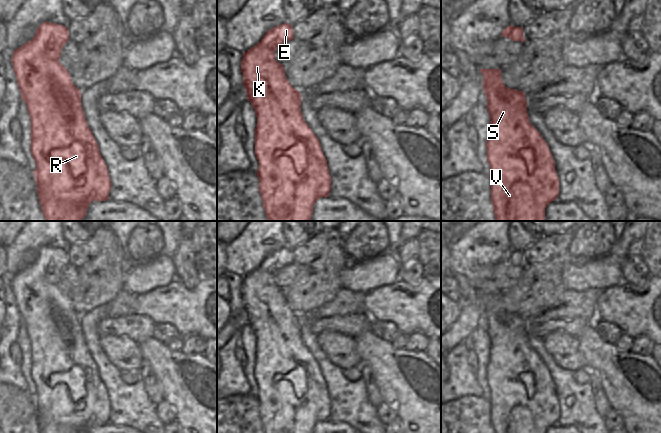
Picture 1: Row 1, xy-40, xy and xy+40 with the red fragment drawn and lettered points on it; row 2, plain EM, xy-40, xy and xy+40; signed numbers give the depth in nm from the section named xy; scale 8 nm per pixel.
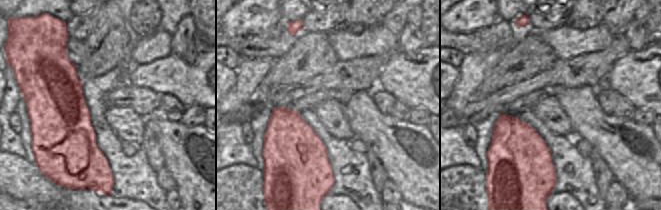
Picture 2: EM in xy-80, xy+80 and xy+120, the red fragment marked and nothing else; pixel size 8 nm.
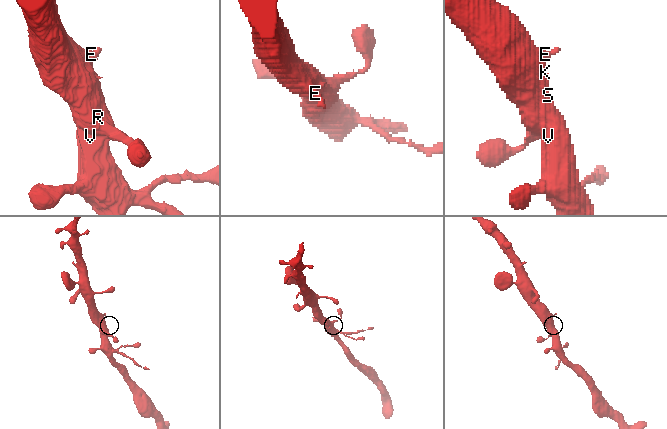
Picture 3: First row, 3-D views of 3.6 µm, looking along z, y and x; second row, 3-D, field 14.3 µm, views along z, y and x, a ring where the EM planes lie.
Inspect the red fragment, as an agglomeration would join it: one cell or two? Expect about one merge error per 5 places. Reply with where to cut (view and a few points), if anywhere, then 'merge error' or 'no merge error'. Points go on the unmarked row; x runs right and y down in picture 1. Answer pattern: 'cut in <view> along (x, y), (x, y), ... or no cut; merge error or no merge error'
no cut; no merge error

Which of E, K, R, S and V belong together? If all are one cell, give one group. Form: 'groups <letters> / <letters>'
groups E K R S V

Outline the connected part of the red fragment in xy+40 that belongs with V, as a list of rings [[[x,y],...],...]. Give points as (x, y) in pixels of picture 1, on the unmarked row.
[[[480,293],[483,298],[483,315],[491,343],[489,360],[485,368],[490,389],[491,426],[493,433],[545,433],[559,418],[559,402],[549,370],[539,355],[529,346],[527,324],[523,315],[510,313],[503,308],[501,293]]]

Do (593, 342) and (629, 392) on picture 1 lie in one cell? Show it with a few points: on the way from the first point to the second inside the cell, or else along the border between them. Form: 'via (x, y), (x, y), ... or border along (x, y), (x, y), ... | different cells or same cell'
via (601, 354), (626, 380) | same cell

